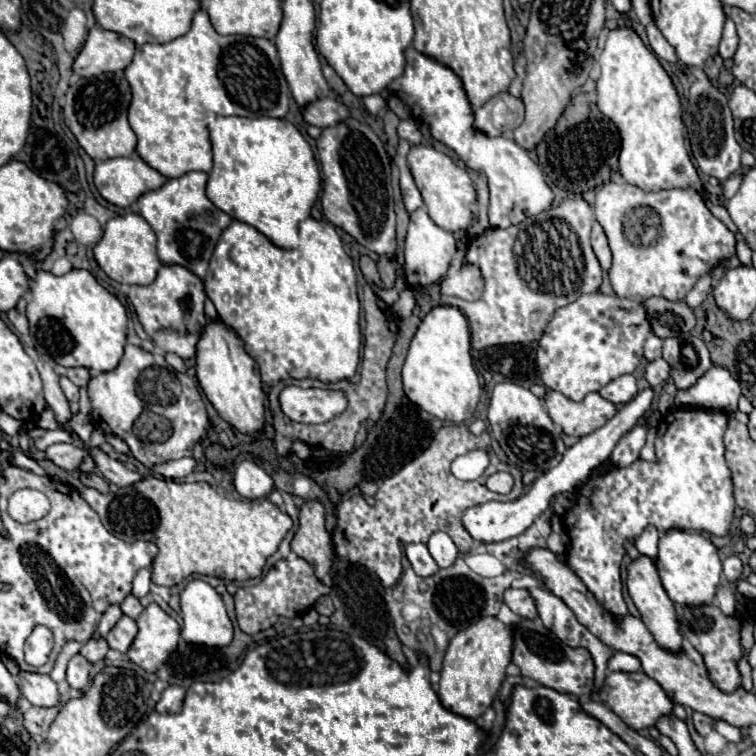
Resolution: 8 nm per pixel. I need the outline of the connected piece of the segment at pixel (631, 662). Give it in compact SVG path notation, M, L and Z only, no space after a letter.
M615 652L613 658L609 660L609 670L621 670L621 672L639 672L641 670L641 662L625 652Z

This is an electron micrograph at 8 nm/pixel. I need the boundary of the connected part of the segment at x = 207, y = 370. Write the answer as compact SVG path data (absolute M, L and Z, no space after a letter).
M209 322L197 344L197 380L219 416L241 434L253 436L265 430L265 392L257 362L243 350L239 336L223 322Z

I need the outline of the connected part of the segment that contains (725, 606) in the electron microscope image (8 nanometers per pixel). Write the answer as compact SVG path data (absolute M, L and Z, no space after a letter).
M719 586L717 602L719 602L719 608L721 608L721 612L725 616L733 616L735 614L735 598L733 598L733 592L735 592L735 586L729 586L729 588Z

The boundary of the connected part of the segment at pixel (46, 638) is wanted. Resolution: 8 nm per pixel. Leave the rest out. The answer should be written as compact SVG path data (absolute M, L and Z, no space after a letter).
M37 626L25 642L25 662L31 666L43 666L53 648L53 632L49 628Z

